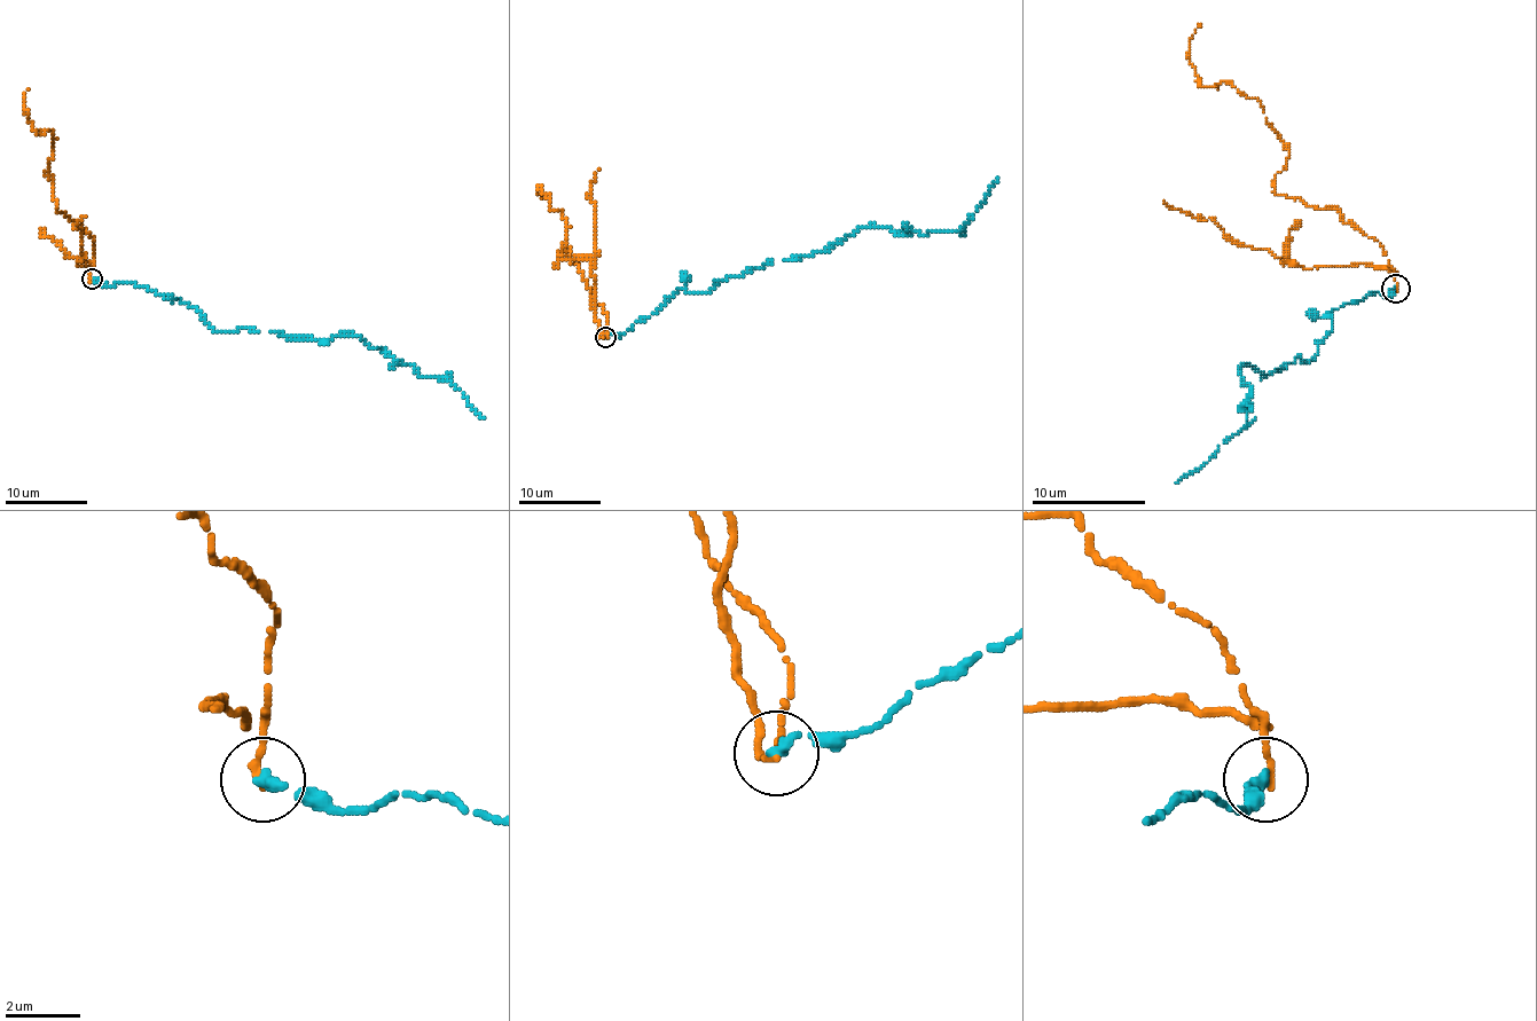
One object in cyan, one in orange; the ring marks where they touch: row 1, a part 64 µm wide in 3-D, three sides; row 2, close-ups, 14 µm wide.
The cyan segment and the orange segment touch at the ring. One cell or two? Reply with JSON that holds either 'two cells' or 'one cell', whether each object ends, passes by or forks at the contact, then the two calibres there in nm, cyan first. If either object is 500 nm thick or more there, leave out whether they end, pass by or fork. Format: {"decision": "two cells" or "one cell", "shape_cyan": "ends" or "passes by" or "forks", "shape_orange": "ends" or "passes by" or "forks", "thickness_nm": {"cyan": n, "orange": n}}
{"decision": "two cells", "shape_cyan": "ends", "shape_orange": "ends", "thickness_nm": {"cyan": 320, "orange": 200}}

